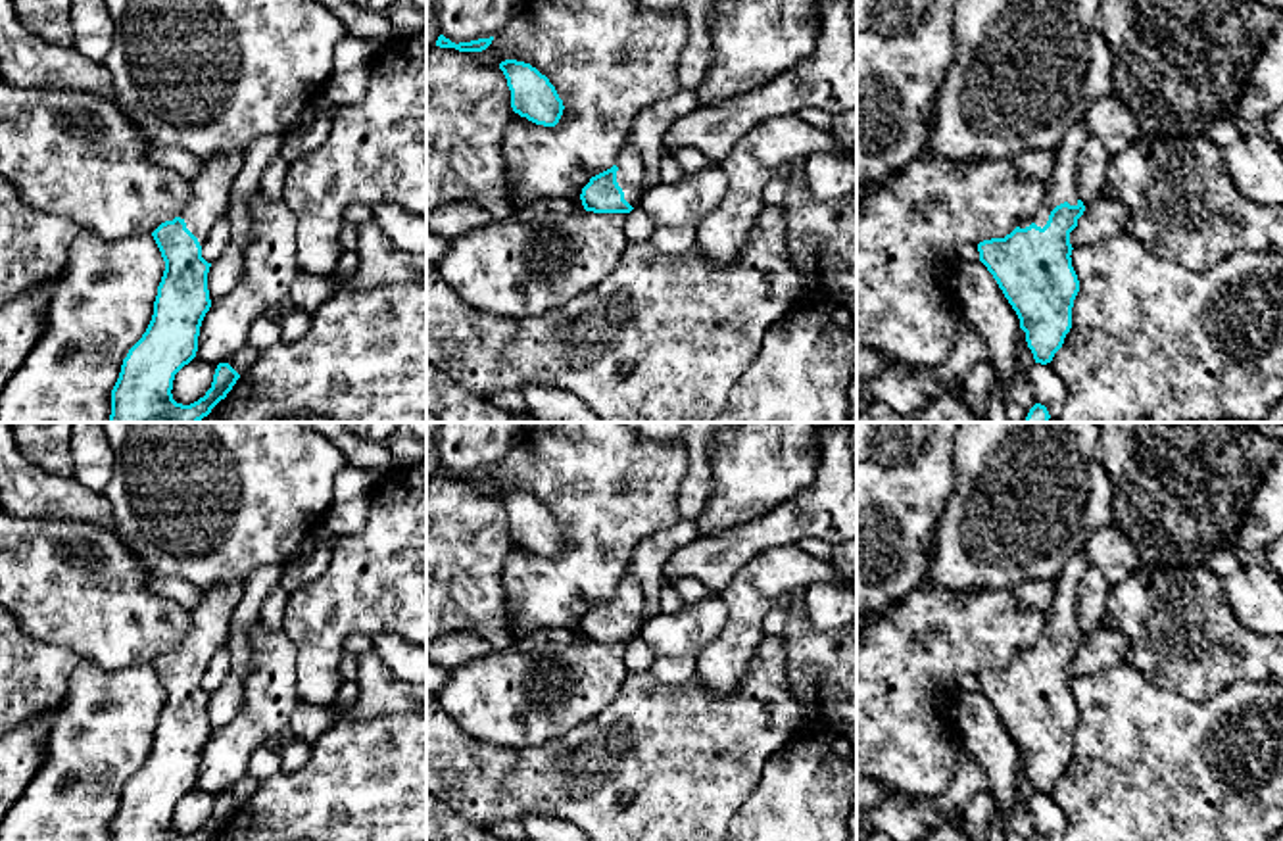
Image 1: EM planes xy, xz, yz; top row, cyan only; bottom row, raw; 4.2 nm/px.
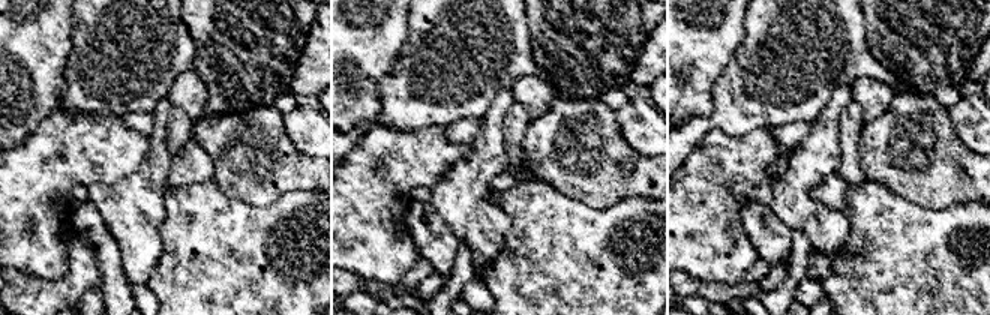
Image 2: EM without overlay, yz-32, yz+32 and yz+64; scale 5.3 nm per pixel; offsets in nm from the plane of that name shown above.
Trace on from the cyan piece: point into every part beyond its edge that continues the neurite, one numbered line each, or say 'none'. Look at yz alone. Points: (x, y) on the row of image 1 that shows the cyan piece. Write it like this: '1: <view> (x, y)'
1: yz (1063, 181)

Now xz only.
1: xz (630, 173)

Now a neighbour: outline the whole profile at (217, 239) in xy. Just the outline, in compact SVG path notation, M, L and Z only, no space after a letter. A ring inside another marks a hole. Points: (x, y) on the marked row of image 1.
M225 215L225 217L217 219L213 223L213 227L209 228L206 244L202 246L202 257L207 263L215 263L223 255L223 252L227 250L229 236L230 236L230 225Z

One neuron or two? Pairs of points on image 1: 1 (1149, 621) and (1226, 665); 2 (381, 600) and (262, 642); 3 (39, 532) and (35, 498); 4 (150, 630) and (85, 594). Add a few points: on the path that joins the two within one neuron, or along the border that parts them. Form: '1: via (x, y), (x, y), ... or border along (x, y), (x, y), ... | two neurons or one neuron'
1: via (1168, 621), (1197, 648), (1207, 649) | one neuron
2: border along (283, 628), (294, 648), (296, 678) | two neurons
3: border along (20, 517), (83, 519) | two neurons
4: via (135, 626), (116, 621), (100, 605) | one neuron

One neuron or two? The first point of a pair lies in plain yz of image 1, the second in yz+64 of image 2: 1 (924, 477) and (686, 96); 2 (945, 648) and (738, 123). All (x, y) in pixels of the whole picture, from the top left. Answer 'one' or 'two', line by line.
1: one
2: two

